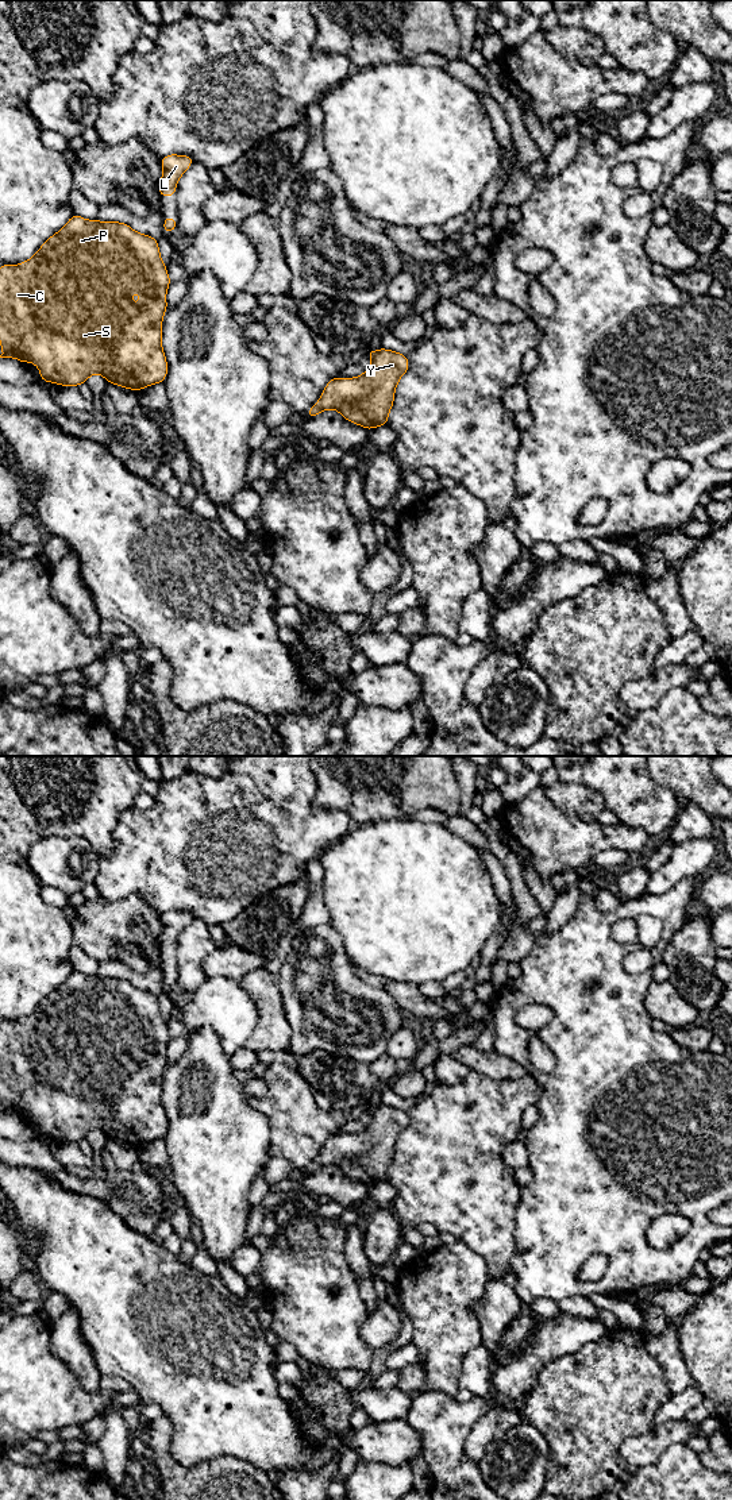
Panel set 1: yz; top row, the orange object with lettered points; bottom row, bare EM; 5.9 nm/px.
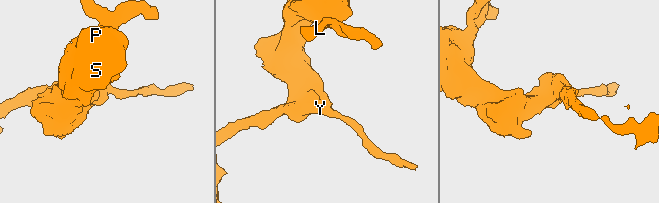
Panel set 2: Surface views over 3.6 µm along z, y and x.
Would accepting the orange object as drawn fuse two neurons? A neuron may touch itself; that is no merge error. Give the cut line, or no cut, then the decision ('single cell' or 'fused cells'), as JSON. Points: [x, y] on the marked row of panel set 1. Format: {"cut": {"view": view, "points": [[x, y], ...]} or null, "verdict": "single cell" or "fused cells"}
{"cut": null, "verdict": "single cell"}

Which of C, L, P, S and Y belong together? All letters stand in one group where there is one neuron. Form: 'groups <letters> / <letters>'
groups C L P S Y

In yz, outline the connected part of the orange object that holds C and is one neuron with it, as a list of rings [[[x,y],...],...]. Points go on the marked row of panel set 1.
[[[73,215],[57,234],[41,246],[32,258],[22,265],[3,263],[0,267],[0,346],[3,348],[0,358],[15,358],[23,363],[32,362],[41,371],[41,381],[62,386],[80,386],[92,374],[101,374],[108,383],[134,392],[163,382],[167,375],[167,360],[162,348],[162,320],[167,309],[166,292],[170,282],[155,238],[139,234],[126,223],[86,220]]]

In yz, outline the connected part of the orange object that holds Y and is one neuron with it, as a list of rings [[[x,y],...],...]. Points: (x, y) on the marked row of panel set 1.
[[[370,348],[366,356],[371,358],[371,365],[362,375],[332,378],[305,416],[312,419],[335,409],[347,421],[366,429],[388,425],[397,383],[409,367],[408,356],[386,348]]]

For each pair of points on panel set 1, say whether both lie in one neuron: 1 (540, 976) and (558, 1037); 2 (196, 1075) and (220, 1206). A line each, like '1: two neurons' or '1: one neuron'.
1: one neuron
2: one neuron

